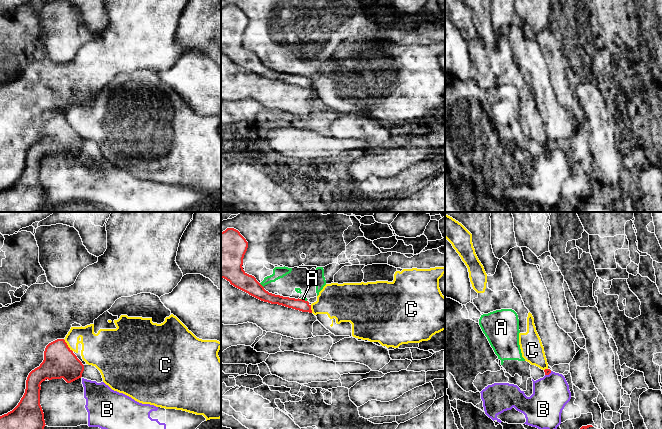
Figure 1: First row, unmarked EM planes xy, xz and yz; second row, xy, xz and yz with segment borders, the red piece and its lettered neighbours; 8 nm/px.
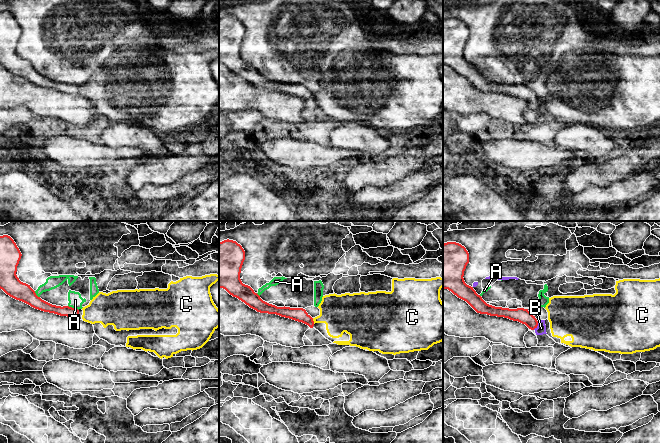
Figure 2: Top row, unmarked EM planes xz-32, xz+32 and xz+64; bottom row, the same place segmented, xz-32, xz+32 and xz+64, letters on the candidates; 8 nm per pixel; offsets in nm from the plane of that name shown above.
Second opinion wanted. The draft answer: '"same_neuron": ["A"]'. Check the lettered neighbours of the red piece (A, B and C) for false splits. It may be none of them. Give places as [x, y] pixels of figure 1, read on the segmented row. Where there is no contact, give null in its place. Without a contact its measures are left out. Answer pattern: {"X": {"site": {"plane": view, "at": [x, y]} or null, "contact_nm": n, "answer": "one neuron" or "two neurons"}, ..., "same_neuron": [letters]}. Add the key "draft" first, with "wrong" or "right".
{"draft": "wrong", "A": {"site": {"plane": "xz", "at": [261, 285]}, "contact_nm": 50, "answer": "two neurons"}, "B": {"site": {"plane": "yz", "at": [548, 374]}, "contact_nm": 70, "answer": "two neurons"}, "C": {"site": {"plane": "xy", "at": [67, 345]}, "contact_nm": 130, "answer": "two neurons"}, "same_neuron": []}

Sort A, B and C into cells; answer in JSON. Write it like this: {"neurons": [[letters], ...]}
{"neurons": [["A", "B"], ["C"]]}

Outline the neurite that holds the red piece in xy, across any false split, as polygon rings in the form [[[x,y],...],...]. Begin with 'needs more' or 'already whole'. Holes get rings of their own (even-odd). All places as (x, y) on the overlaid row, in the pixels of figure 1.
already whole | [[[64,339],[49,343],[43,362],[29,373],[25,393],[18,405],[0,416],[0,429],[44,429],[46,424],[40,405],[41,383],[46,379],[61,378],[71,383],[81,378],[83,371],[84,365]]]

